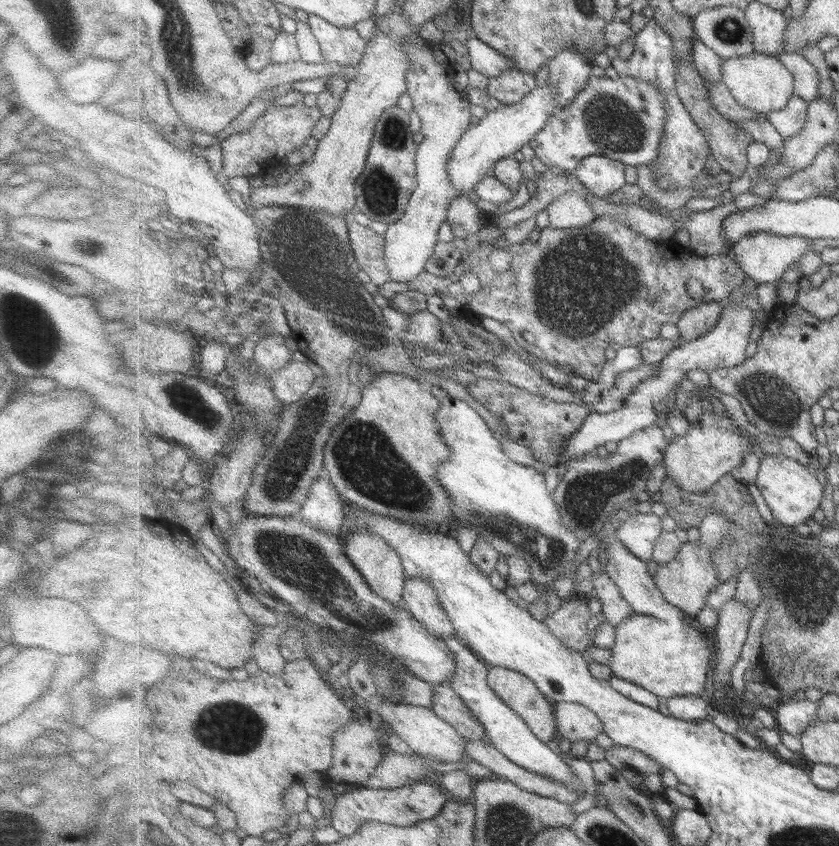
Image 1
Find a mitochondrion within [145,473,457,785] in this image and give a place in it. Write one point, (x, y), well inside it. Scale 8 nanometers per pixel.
(293, 557)

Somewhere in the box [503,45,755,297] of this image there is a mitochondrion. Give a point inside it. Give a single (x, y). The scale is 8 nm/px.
(612, 123)

